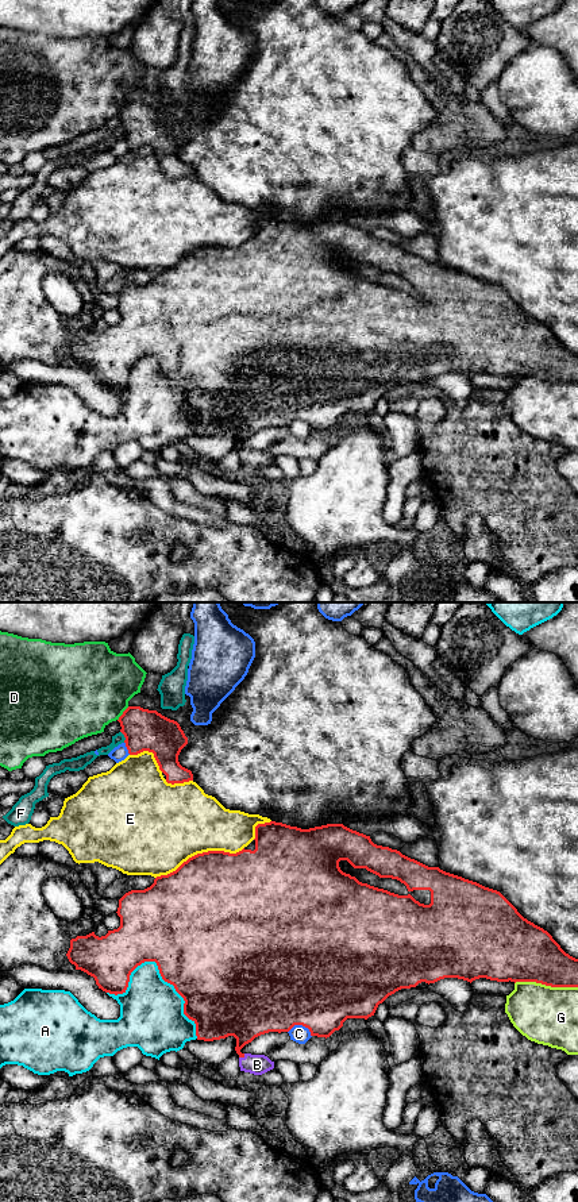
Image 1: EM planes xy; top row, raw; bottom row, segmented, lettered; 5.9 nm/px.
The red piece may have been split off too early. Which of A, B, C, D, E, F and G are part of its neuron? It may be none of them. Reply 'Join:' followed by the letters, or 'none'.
Join: B

